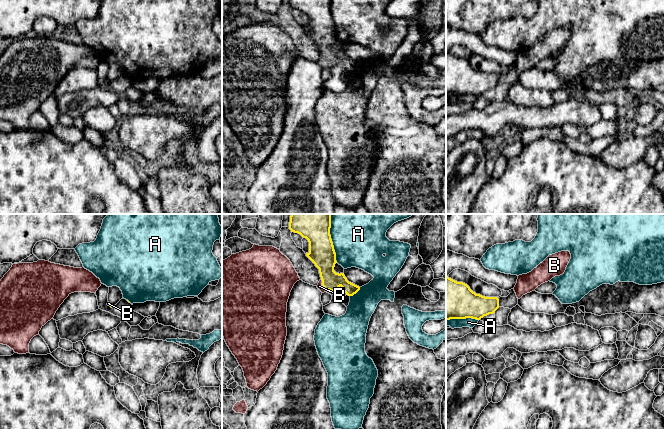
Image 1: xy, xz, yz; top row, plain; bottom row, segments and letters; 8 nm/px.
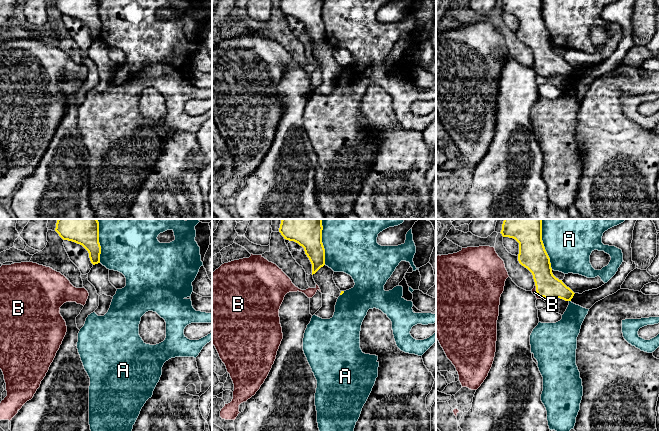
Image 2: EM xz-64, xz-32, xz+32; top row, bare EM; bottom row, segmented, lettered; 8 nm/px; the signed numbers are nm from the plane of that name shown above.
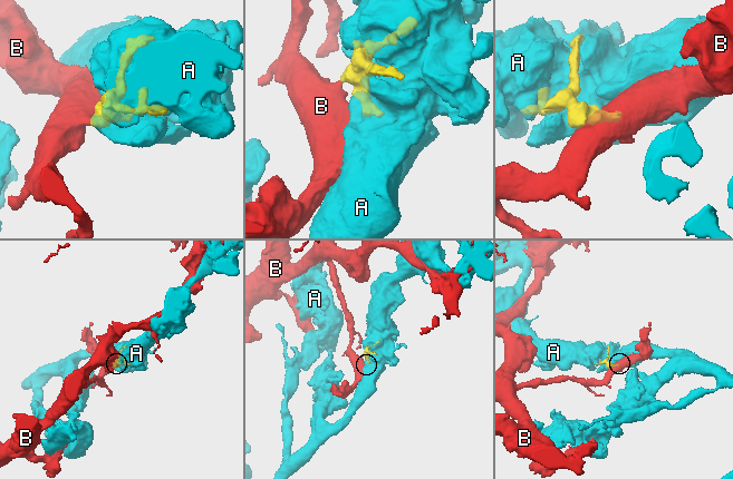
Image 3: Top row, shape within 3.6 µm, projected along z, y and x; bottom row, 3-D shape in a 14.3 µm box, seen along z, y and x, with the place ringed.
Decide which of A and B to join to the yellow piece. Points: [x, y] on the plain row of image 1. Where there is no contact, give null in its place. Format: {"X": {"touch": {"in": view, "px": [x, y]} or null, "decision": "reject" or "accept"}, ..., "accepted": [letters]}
{"A": {"touch": {"in": "xz", "px": [332, 19]}, "decision": "reject"}, "B": {"touch": {"in": "xz", "px": [323, 64]}, "decision": "accept"}, "accepted": ["B"]}

